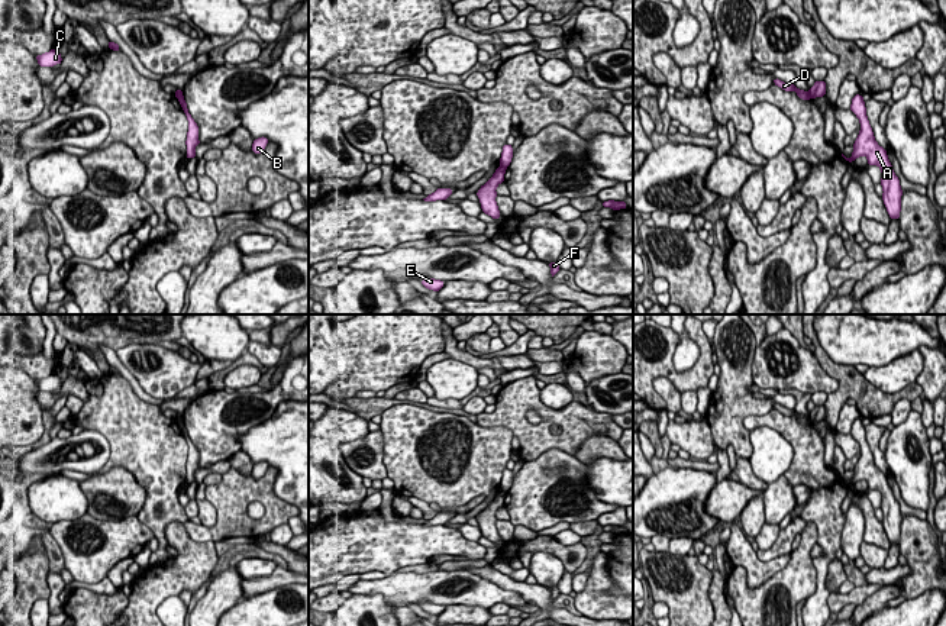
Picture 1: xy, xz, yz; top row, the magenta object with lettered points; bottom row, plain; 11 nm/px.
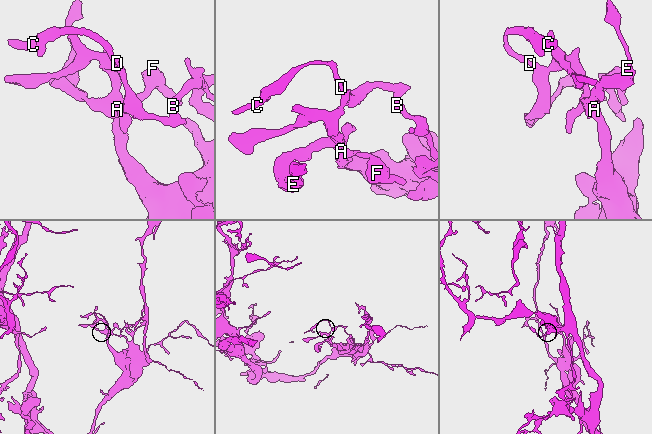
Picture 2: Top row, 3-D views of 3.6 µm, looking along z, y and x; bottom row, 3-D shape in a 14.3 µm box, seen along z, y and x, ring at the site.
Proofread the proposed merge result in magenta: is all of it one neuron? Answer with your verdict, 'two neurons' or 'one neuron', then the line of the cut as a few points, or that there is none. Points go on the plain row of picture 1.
two neurons | xz (501, 490), (504, 493)

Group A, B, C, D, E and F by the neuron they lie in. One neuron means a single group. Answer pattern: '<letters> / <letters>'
A E F / B C D

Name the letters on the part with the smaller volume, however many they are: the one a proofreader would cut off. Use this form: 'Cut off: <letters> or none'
Cut off: B, C, D

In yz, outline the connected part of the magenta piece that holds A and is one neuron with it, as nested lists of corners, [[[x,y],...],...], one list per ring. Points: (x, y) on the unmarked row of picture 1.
[[[856,419],[852,423],[850,435],[858,441],[861,446],[861,456],[853,468],[853,478],[850,483],[842,481],[847,487],[853,487],[858,481],[865,480],[868,490],[878,490],[882,496],[881,510],[884,514],[882,525],[890,539],[890,543],[900,543],[901,536],[901,520],[903,514],[900,504],[895,500],[891,487],[887,481],[887,474],[881,472],[875,462],[869,445],[866,442],[866,432],[863,422]]]

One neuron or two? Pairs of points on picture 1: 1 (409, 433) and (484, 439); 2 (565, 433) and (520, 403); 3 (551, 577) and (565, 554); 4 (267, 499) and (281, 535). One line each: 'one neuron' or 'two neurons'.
1: one neuron
2: one neuron
3: two neurons
4: two neurons

